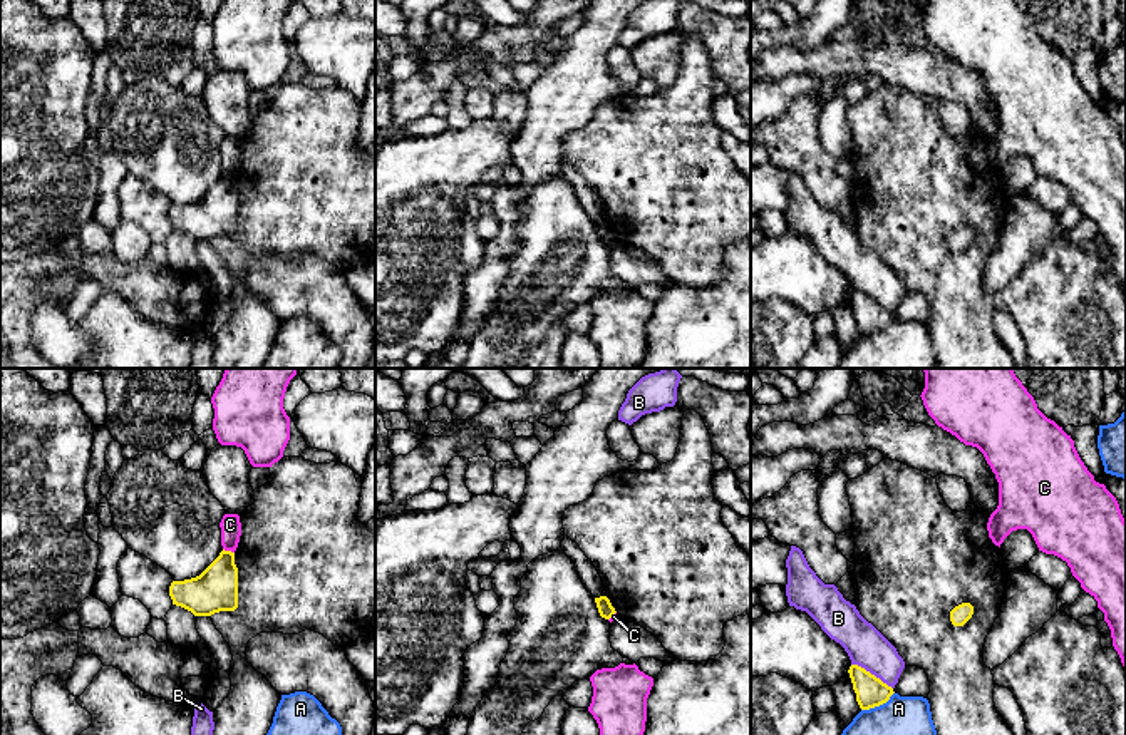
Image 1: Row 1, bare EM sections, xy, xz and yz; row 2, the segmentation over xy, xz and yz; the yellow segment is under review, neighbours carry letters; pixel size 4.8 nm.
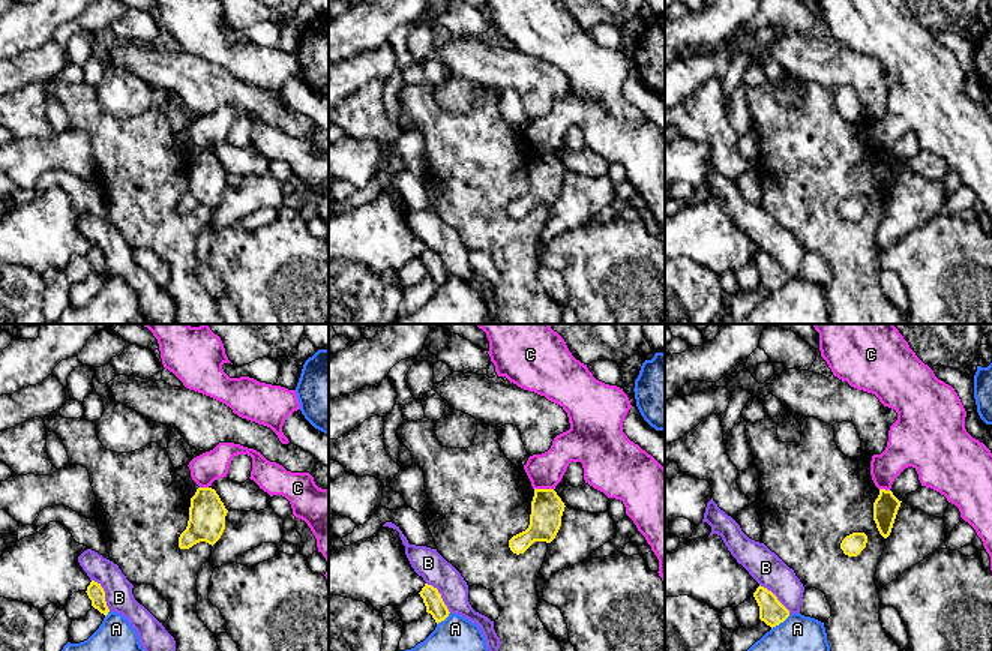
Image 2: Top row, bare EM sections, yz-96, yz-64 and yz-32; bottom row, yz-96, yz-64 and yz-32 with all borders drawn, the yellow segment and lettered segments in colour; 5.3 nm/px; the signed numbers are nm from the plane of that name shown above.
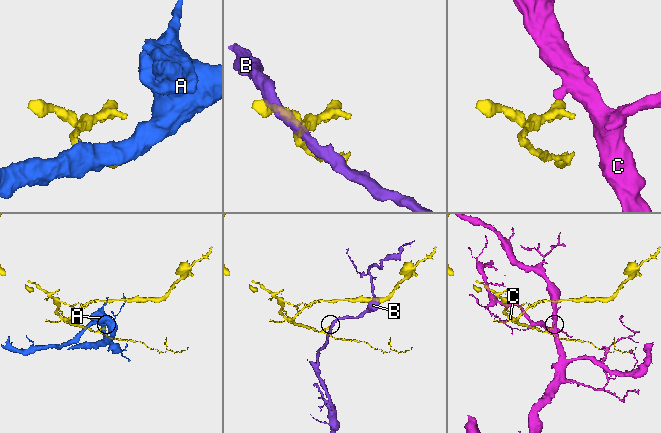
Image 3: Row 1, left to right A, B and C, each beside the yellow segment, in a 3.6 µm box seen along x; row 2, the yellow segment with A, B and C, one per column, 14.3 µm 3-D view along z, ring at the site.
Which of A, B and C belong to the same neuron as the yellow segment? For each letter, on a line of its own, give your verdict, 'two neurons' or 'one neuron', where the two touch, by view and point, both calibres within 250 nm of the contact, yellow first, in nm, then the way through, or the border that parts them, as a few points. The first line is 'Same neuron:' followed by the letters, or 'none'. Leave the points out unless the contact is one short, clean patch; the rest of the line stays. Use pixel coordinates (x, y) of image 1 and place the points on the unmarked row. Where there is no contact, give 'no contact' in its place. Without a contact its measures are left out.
Same neuron: none
A: two neurons; meets yellow in yz at (878, 330); 150 nm thick on the yellow side, 380 nm on the other
B: two neurons; meets yellow in yz at (870, 298); 150 nm thick on the yellow side, 190 nm on the other; border along yz (852, 288), (868, 295), (892, 313)
C: two neurons; meets yellow in xy at (228, 176); 220 nm thick on the yellow side, 100 nm on the other; border along xy (223, 173), (233, 178)

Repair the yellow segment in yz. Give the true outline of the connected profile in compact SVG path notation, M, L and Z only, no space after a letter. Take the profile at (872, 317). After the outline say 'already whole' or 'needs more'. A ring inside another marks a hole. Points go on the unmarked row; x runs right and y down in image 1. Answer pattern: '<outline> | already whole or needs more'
M851 290L848 298L861 335L880 332L895 318L891 311L858 290Z | already whole

